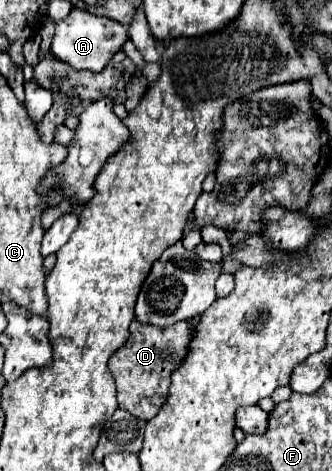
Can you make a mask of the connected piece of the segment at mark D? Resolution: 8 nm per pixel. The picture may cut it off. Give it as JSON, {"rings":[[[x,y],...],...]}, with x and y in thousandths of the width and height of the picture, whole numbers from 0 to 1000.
{"rings":[[[416,682],[392,690],[392,720],[325,766],[325,788],[349,813],[349,839],[355,839],[361,868],[392,873],[404,885],[428,894],[452,894],[482,873],[506,839],[512,792],[560,758],[572,711],[578,711],[572,682],[548,682],[500,699],[452,694],[446,686],[428,690]]]}

